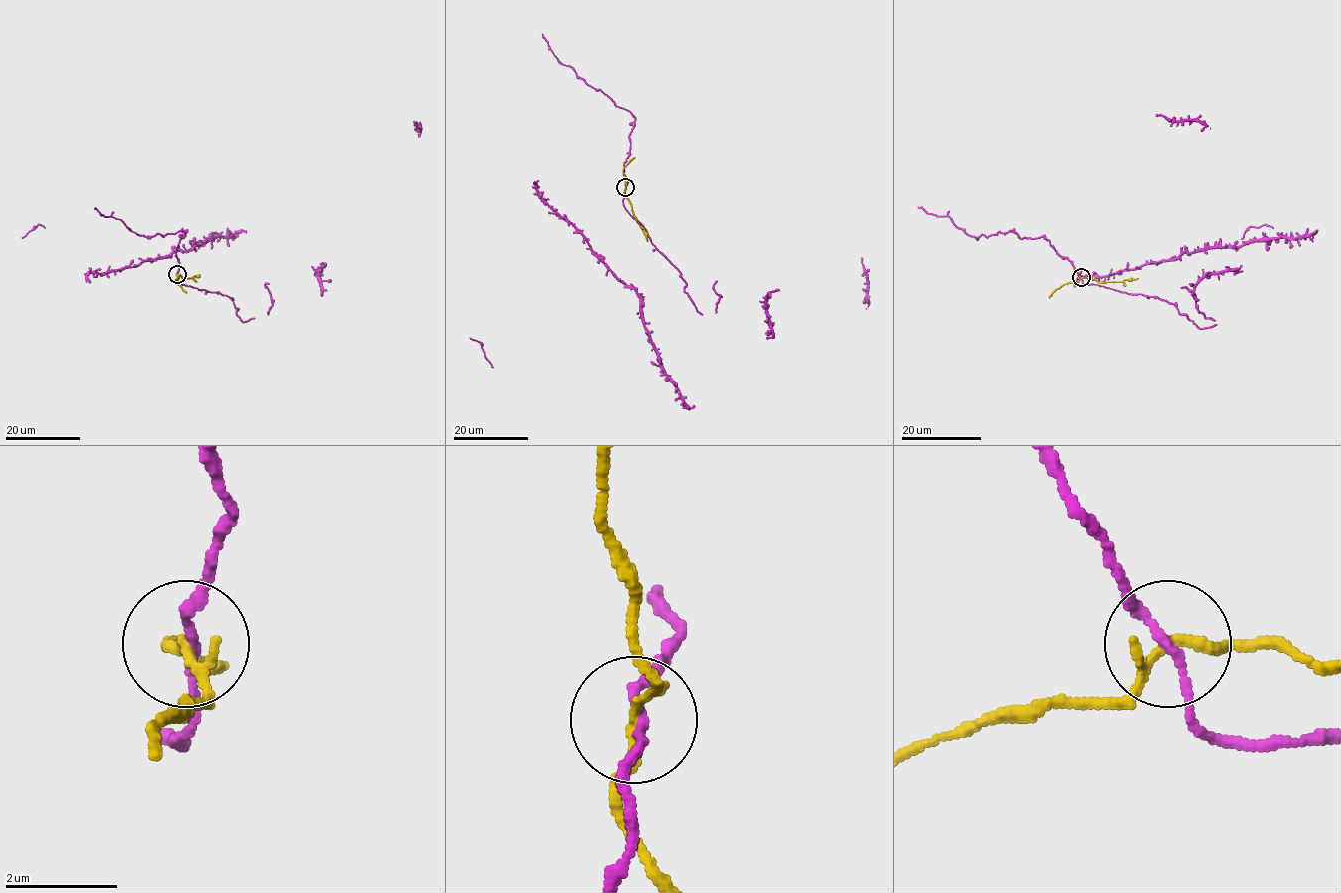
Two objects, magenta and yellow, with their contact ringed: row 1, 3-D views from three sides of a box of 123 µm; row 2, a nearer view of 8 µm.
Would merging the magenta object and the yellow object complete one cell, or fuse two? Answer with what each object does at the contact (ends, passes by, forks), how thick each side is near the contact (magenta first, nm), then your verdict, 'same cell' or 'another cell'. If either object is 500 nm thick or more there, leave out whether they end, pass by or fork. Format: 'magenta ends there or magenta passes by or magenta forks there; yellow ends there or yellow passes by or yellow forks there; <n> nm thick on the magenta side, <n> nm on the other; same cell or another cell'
magenta passes by; yellow passes by; 140 nm thick on the magenta side, 170 nm on the other; another cell

